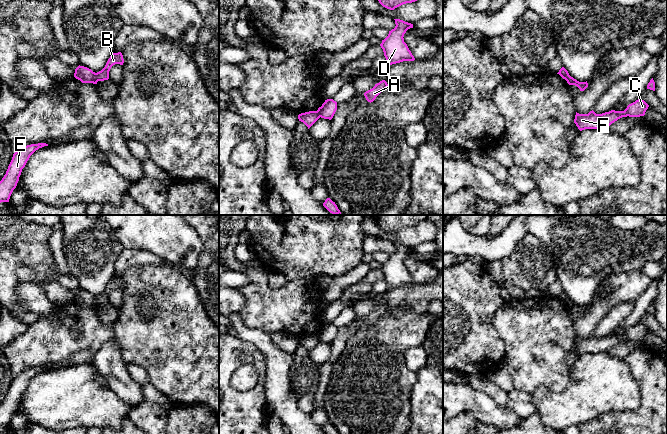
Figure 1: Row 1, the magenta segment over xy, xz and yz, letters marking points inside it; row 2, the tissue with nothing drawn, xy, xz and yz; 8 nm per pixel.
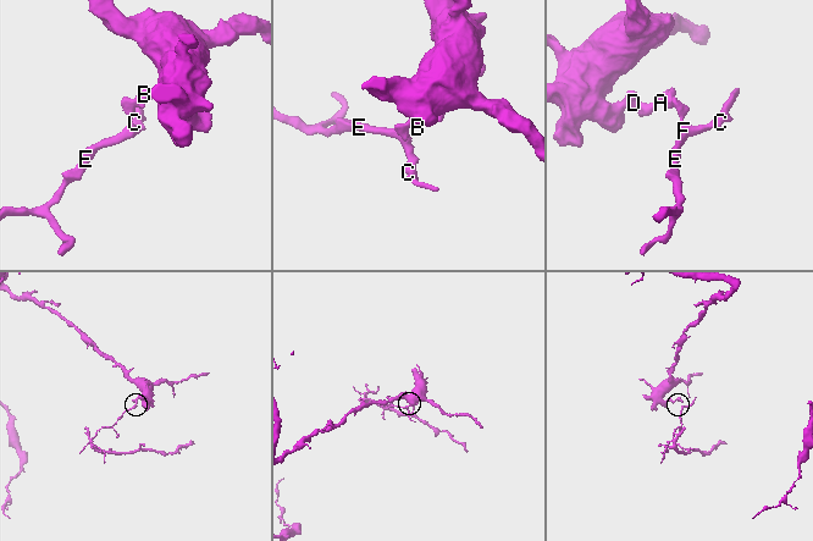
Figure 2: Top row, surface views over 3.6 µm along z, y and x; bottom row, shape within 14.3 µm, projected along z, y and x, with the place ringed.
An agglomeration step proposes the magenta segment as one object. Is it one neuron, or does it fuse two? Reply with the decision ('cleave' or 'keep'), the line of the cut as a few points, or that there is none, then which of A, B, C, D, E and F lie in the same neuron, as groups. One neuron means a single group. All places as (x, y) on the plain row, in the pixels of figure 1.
cleave; cut in xy along (95, 297), (98, 304); A B D / C E F

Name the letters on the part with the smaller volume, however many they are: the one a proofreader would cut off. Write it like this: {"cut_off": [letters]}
{"cut_off": ["C", "E", "F"]}

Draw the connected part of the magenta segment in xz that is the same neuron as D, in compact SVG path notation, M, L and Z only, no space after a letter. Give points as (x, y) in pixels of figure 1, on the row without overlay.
M400 243L394 244L395 252L389 255L388 260L380 268L387 285L387 290L403 285L415 284L403 262L406 255L413 252L413 248Z

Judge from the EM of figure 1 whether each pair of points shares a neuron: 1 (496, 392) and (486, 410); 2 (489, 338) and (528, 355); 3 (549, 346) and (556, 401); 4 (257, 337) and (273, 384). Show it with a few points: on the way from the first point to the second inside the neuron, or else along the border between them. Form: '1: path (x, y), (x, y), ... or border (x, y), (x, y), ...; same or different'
1: border (472, 386), (487, 393), (497, 403), (506, 406); different
2: border (493, 324), (504, 343), (504, 359); different
3: border (569, 372), (563, 390), (539, 385), (532, 393); different
4: path (269, 349), (273, 354), (273, 372); same

